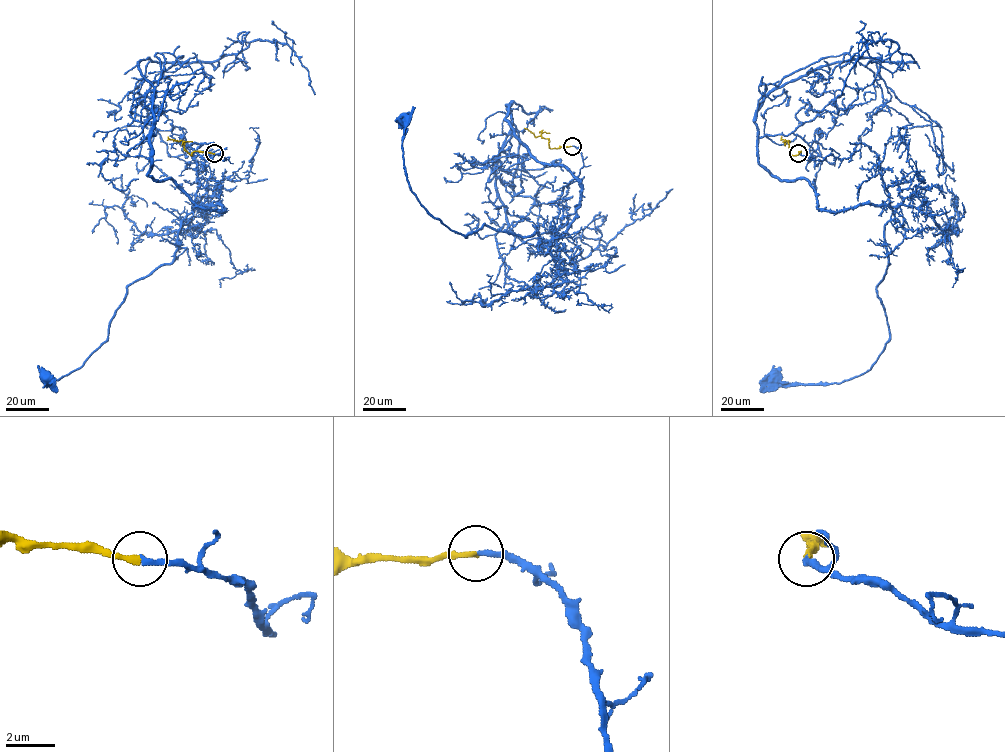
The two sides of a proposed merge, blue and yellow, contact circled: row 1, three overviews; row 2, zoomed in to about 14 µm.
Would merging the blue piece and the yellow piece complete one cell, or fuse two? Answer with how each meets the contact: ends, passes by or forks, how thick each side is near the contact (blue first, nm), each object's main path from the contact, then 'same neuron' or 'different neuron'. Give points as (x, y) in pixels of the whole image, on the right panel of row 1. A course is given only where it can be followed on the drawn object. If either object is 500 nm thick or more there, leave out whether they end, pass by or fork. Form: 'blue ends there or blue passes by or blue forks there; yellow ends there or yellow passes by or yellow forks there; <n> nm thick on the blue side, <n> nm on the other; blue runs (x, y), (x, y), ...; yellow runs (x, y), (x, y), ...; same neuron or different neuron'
blue ends there; yellow ends there; 240 nm thick on the blue side, 240 nm on the other; blue runs (798, 153), (847, 158), (856, 142), (878, 157), (894, 215), (877, 287), (889, 338), (842, 382), (772, 379); yellow runs (798, 153), (792, 155), (789, 141), (781, 136); same neuron

